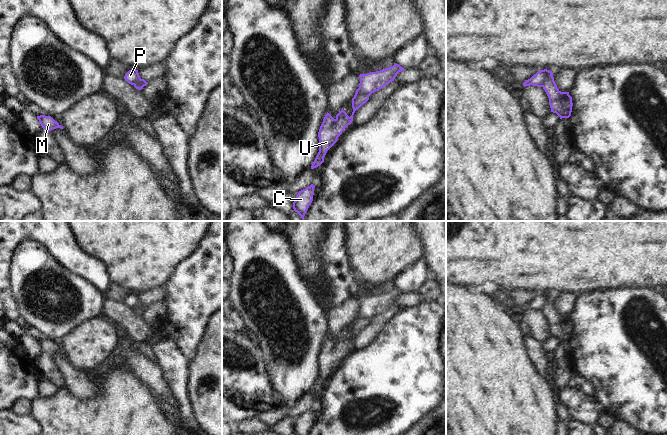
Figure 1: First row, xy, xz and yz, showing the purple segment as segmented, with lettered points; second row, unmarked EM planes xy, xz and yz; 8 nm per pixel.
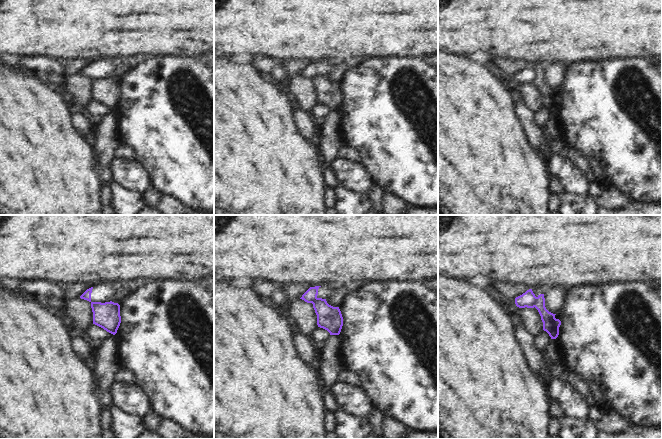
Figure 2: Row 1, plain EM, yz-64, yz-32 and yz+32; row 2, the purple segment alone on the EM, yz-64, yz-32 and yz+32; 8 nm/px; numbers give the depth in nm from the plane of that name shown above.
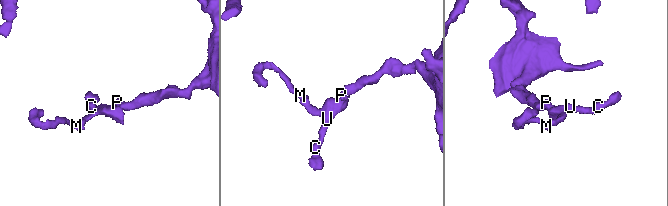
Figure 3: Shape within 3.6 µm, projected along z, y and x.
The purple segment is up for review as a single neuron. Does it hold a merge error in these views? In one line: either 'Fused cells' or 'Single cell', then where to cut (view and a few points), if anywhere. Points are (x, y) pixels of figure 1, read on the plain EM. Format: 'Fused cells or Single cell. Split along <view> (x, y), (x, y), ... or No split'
Fused cells. Split along yz (551, 297), (542, 310).

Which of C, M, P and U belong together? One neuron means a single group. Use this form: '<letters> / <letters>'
C M U / P

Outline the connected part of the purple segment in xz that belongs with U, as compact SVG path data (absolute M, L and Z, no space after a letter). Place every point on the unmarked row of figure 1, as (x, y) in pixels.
M364 318L353 321L353 336L350 341L343 333L336 339L335 343L327 336L318 356L319 376L311 390L311 393L320 390L324 386L324 381L327 375L337 366L338 361L342 358L344 353L352 347L355 335L368 324L369 320Z

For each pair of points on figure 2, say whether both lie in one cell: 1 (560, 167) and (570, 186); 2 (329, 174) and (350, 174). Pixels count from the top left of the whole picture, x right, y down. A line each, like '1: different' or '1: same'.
1: same
2: different

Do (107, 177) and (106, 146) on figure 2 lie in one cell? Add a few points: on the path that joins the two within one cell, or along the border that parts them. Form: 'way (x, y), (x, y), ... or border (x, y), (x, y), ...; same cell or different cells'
way (105, 169), (105, 154); same cell

